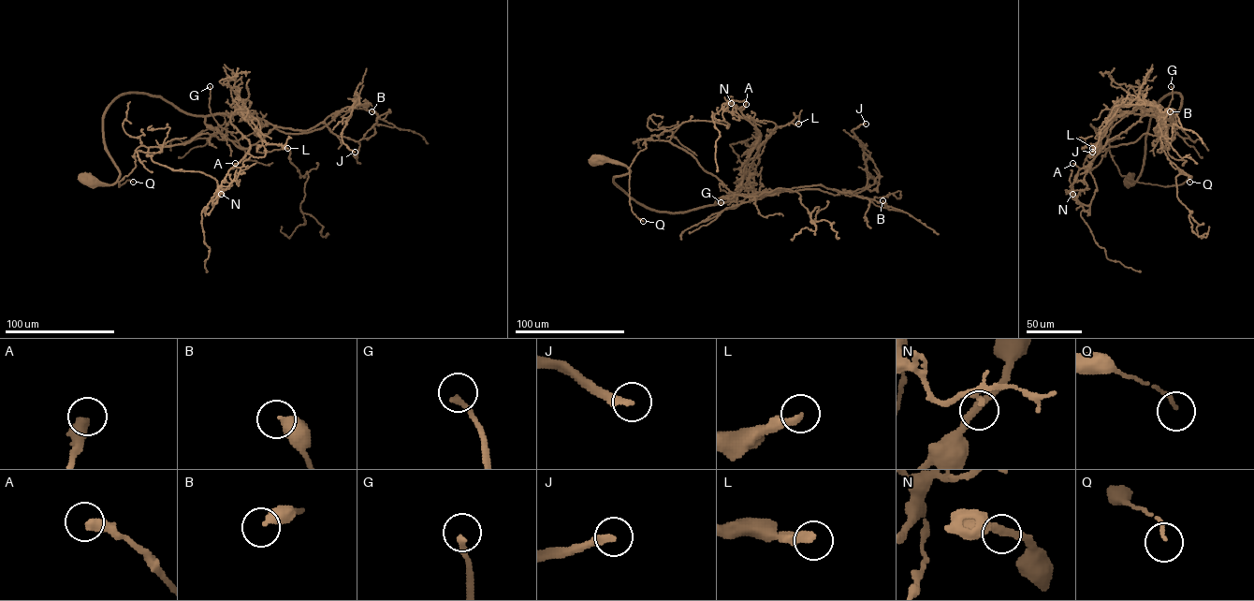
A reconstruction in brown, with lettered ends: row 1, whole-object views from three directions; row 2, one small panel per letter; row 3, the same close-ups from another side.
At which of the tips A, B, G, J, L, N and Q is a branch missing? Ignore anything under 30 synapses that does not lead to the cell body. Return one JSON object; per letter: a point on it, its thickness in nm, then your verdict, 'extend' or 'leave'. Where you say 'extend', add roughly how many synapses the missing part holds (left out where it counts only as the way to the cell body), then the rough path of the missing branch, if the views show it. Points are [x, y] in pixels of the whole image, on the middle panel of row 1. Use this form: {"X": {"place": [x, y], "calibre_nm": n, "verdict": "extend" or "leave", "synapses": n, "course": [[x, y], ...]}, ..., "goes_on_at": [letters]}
{"A": {"place": [746, 104], "calibre_nm": 440, "verdict": "leave"}, "B": {"place": [882, 200], "calibre_nm": 400, "verdict": "leave"}, "G": {"place": [721, 202], "calibre_nm": 220, "verdict": "leave"}, "J": {"place": [866, 124], "calibre_nm": 280, "verdict": "extend", "synapses": 80, "course": [[866, 124], [872, 123], [884, 109], [894, 111], [906, 124]]}, "L": {"place": [798, 124], "calibre_nm": 360, "verdict": "extend", "synapses": 40, "course": [[798, 124], [823, 121], [849, 127], [850, 124]]}, "N": {"place": [731, 103], "calibre_nm": 280, "verdict": "leave"}, "Q": {"place": [643, 221], "calibre_nm": 130, "verdict": "leave"}, "goes_on_at": ["J", "L"]}

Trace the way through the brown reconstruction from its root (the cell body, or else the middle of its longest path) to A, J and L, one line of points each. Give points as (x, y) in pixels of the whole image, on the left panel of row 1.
A: (82, 180), (116, 181), (103, 117), (130, 93), (232, 114), (250, 144), (235, 163)
J: (82, 180), (116, 181), (103, 117), (130, 93), (292, 133), (323, 127), (357, 100), (342, 135), (355, 152)
L: (82, 180), (119, 176), (103, 117), (125, 93), (195, 115), (244, 112), (263, 140), (287, 148)

